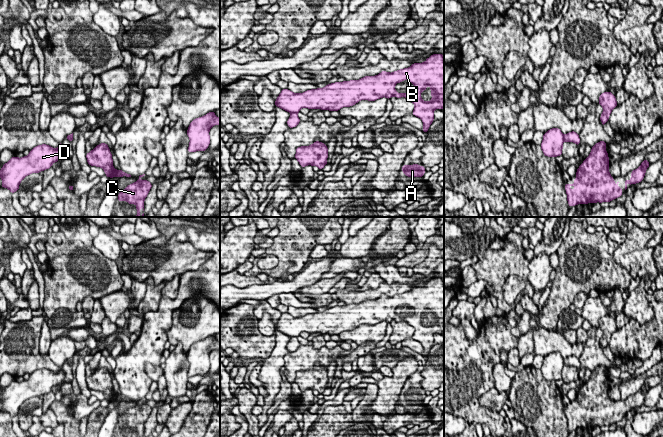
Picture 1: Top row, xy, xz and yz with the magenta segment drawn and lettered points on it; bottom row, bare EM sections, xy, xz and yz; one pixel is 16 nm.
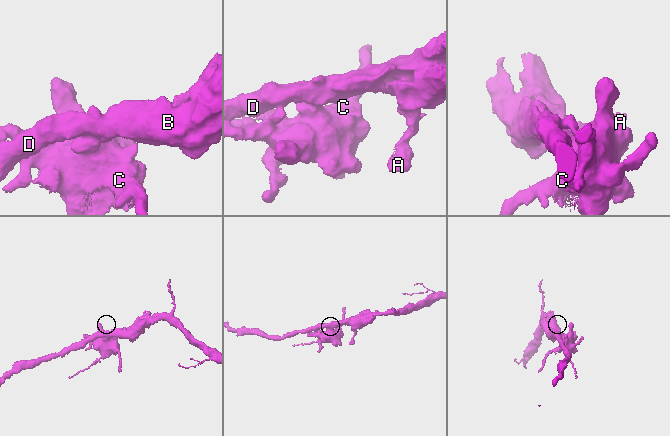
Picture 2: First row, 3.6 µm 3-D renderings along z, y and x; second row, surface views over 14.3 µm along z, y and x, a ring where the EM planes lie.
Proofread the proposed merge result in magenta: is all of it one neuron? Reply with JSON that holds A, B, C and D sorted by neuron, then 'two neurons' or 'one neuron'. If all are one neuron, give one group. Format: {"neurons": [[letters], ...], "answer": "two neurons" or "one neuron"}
{"neurons": [["A", "B", "D"], ["C"]], "answer": "two neurons"}

